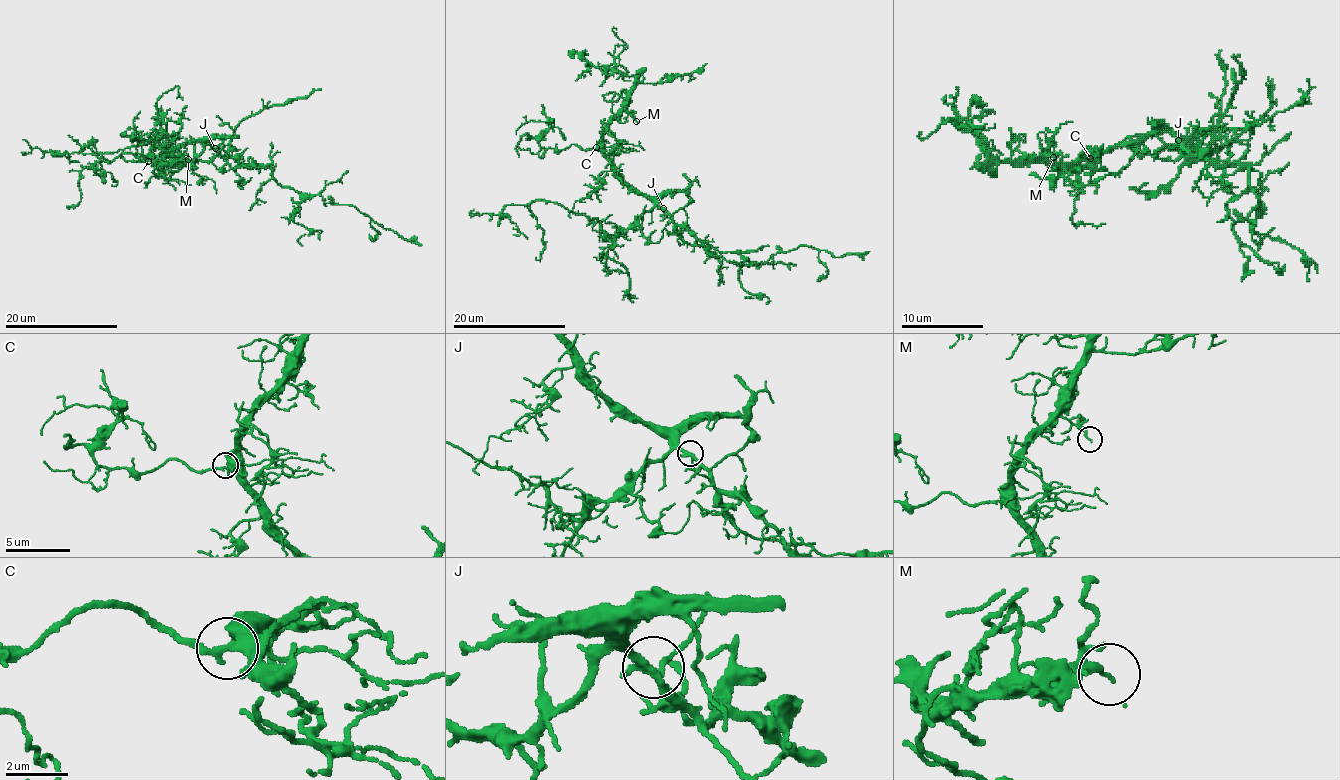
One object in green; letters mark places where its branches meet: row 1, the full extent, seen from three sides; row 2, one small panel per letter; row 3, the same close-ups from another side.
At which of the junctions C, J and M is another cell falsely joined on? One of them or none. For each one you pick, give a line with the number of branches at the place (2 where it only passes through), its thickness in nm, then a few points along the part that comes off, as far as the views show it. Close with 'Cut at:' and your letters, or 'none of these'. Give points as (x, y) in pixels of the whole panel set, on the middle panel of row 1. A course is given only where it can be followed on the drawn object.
M: Branches: 1. Thickness 200 nm. Course of the part to remove: (636, 121), (633, 148), (625, 151), (619, 168), (683, 208), (729, 260), (738, 264), (746, 297), (753, 298)
Cut at: M

